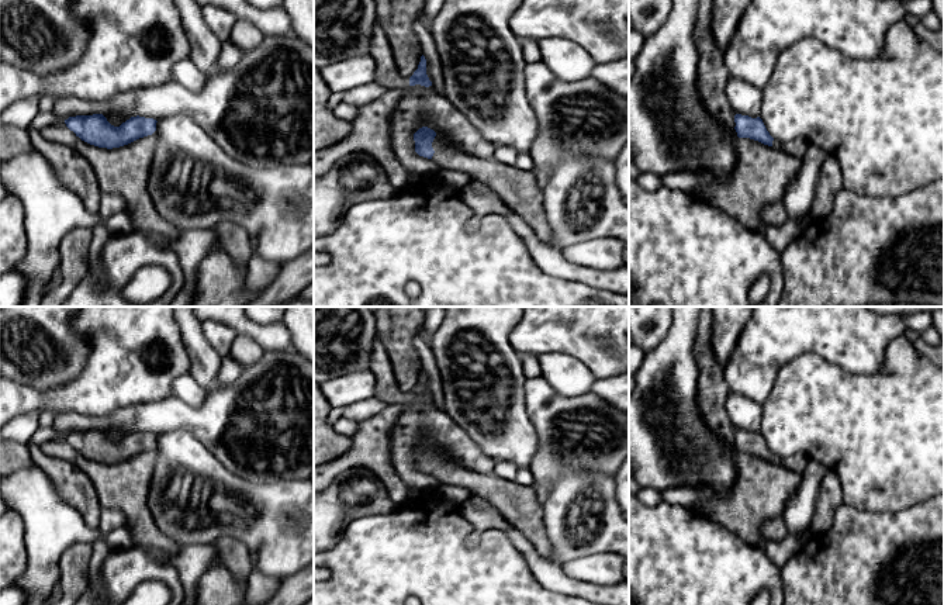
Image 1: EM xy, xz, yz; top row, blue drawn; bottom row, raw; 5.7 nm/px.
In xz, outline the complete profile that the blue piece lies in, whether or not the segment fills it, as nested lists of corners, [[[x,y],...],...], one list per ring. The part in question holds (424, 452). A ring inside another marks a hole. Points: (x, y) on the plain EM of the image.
[[[428,442],[419,443],[414,449],[415,467],[419,471],[432,474],[439,484],[459,485],[470,490],[473,494],[488,501],[515,529],[521,530],[536,550],[547,560],[563,564],[551,552],[550,539],[547,536],[543,505],[540,504],[533,485],[521,485],[497,476],[473,471],[450,459],[443,457],[433,445]]]

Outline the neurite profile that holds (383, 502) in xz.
[[[367,470],[342,473],[325,490],[314,492],[314,553],[336,546],[355,519],[395,511],[397,504]]]

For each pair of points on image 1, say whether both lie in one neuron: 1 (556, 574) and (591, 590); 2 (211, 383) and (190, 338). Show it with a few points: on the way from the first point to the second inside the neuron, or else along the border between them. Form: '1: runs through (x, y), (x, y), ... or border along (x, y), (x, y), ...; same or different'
1: runs through (564, 583), (573, 588), (583, 590); same
2: runs through (204, 372), (204, 359), (199, 349); same

